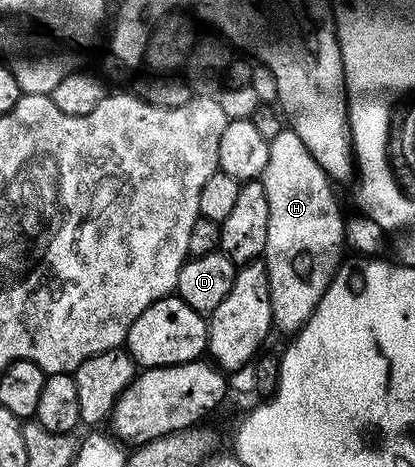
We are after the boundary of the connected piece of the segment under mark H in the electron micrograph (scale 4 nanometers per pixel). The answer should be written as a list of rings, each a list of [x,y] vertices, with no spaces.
[[[283,128],[270,143],[269,164],[265,164],[265,172],[261,179],[265,196],[269,196],[269,236],[262,261],[269,276],[271,320],[274,329],[291,336],[307,323],[309,316],[317,308],[321,296],[325,296],[329,284],[335,279],[335,272],[344,257],[342,254],[345,254],[343,245],[345,214],[339,211],[339,202],[335,199],[336,187],[321,168],[321,164],[313,160],[309,148],[305,148],[297,132]]]

